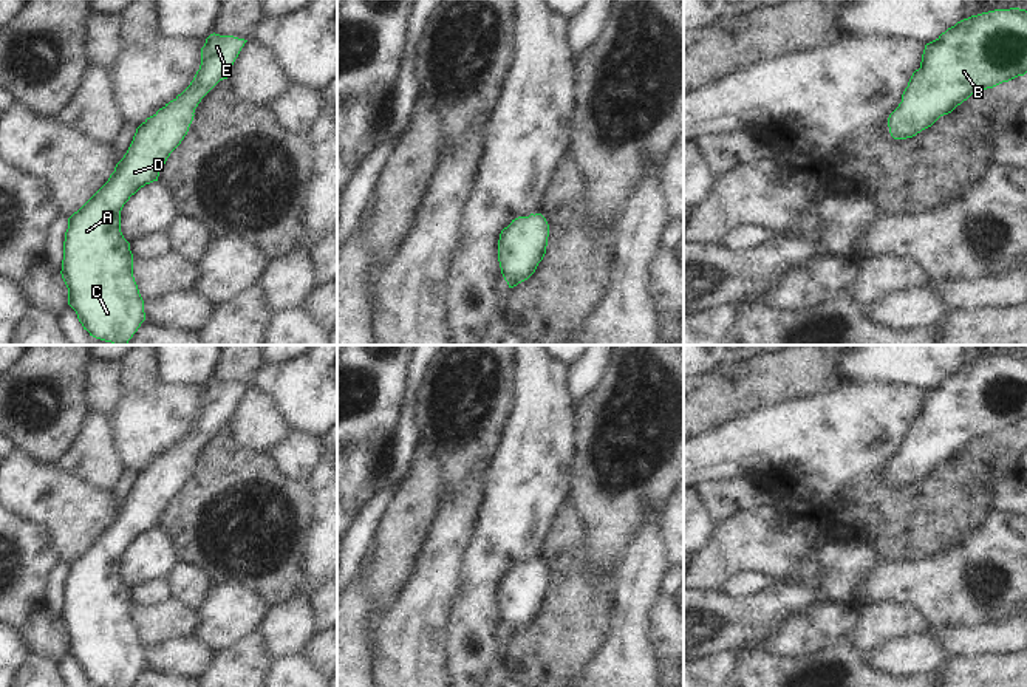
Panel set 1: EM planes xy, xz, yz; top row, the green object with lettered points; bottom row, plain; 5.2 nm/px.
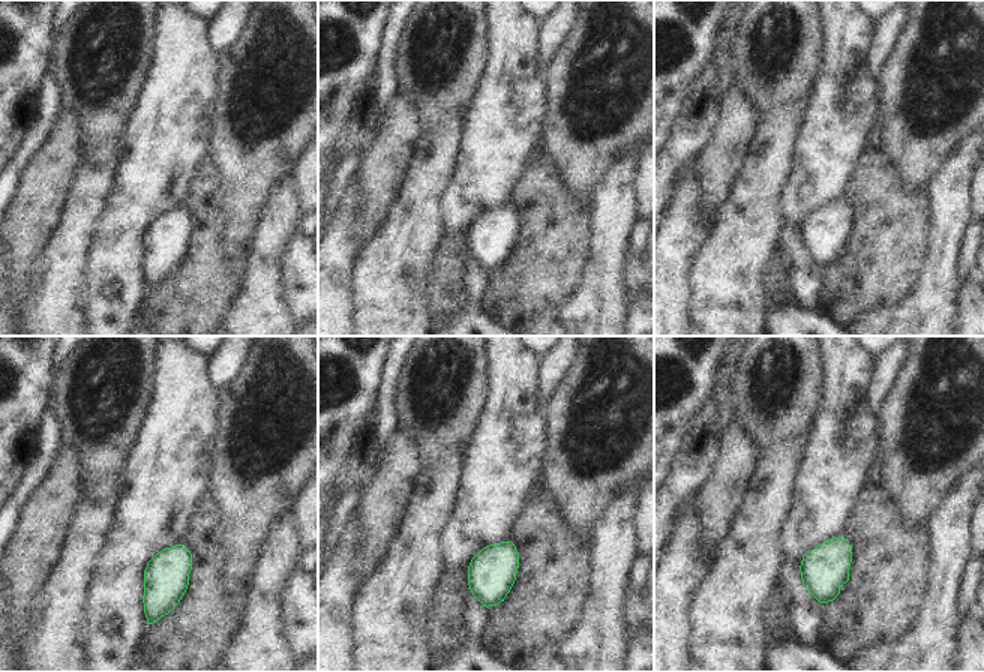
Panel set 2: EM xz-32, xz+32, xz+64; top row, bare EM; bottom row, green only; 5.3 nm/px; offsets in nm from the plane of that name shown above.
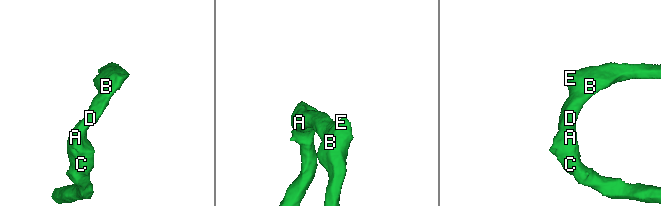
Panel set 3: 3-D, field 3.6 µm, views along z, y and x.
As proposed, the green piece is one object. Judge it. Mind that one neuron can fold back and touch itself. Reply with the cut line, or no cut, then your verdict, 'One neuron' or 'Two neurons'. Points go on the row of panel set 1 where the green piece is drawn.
No split. One neuron

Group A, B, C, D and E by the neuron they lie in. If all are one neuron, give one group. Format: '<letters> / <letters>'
A B C D E

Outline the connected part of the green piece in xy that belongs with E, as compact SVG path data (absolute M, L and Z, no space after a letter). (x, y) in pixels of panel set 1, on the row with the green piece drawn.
M210 34L201 48L201 65L190 85L136 128L108 181L68 218L60 274L68 288L68 305L90 336L127 345L145 320L144 300L133 277L133 254L121 232L121 210L141 187L158 181L167 158L187 135L195 108L220 80L227 79L246 42L234 36Z

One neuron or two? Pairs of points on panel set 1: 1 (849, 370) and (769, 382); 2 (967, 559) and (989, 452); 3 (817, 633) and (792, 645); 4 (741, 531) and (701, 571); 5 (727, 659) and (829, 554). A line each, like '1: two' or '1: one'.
1: two
2: two
3: one
4: one
5: two

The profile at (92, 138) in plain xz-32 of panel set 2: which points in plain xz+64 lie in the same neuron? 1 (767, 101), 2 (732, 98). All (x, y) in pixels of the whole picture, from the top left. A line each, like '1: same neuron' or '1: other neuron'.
1: same neuron
2: other neuron

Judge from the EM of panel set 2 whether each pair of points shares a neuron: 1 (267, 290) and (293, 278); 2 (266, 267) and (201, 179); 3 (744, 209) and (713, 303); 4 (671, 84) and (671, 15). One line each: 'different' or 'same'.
1: different
2: different
3: same
4: same

